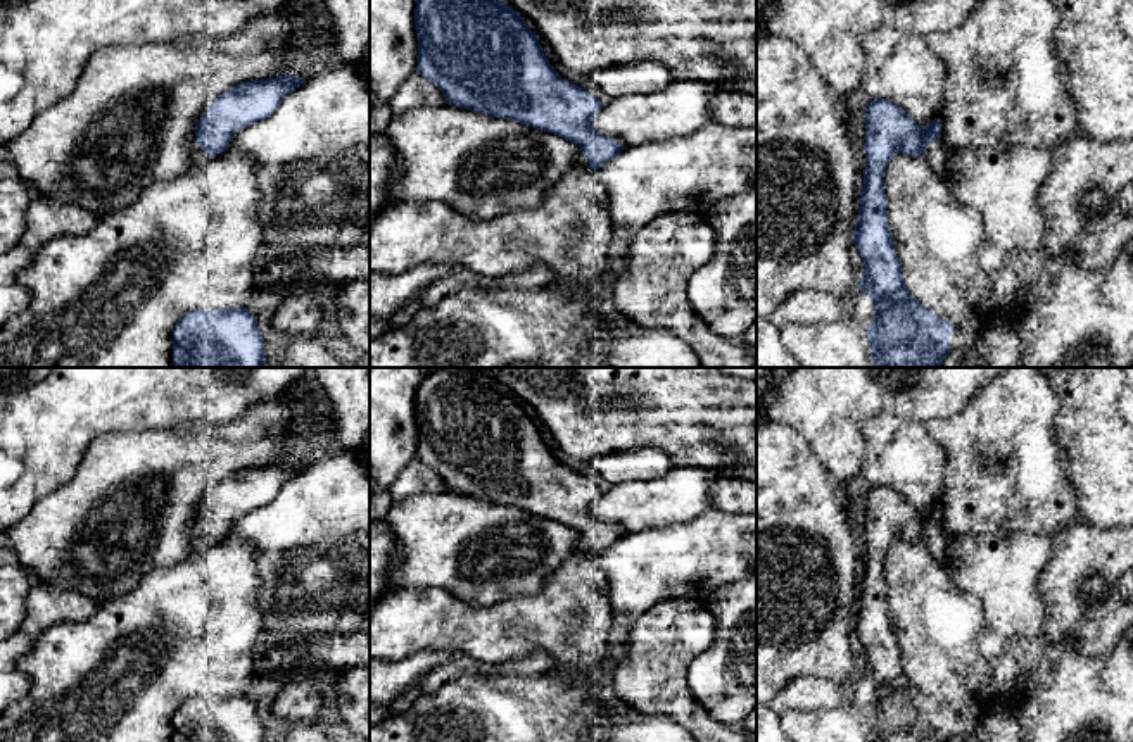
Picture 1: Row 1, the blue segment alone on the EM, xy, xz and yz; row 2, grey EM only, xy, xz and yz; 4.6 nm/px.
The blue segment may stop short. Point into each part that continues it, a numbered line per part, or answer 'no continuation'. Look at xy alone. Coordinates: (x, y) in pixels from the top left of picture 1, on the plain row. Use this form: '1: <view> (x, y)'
1: xy (197, 542)

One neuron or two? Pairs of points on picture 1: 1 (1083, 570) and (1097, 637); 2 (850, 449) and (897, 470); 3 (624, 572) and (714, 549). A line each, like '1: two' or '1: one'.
1: one
2: two
3: one

